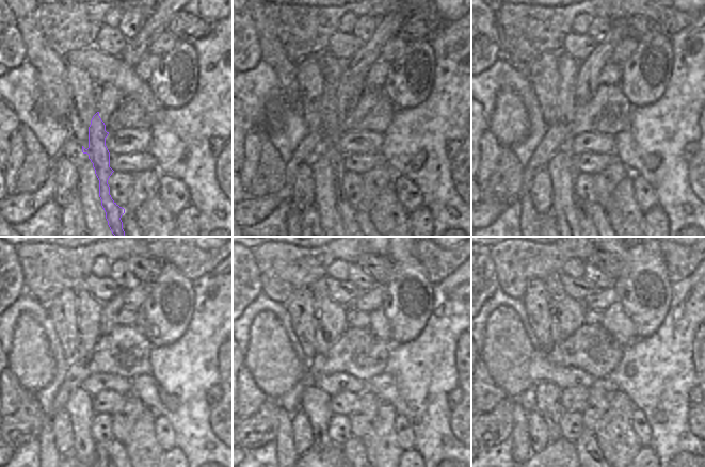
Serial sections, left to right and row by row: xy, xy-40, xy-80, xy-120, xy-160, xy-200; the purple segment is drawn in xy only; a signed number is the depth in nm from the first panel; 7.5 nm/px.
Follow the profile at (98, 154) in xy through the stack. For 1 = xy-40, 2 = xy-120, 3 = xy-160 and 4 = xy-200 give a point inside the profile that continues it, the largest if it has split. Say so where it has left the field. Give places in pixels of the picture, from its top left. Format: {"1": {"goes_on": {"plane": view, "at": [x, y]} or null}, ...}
{"1": {"goes_on": {"plane": "xy-40", "at": [332, 126]}}, "2": {"goes_on": {"plane": "xy-120", "at": [90, 309]}}, "3": {"goes_on": {"plane": "xy-160", "at": [330, 317]}}, "4": {"goes_on": {"plane": "xy-200", "at": [566, 315]}}}

